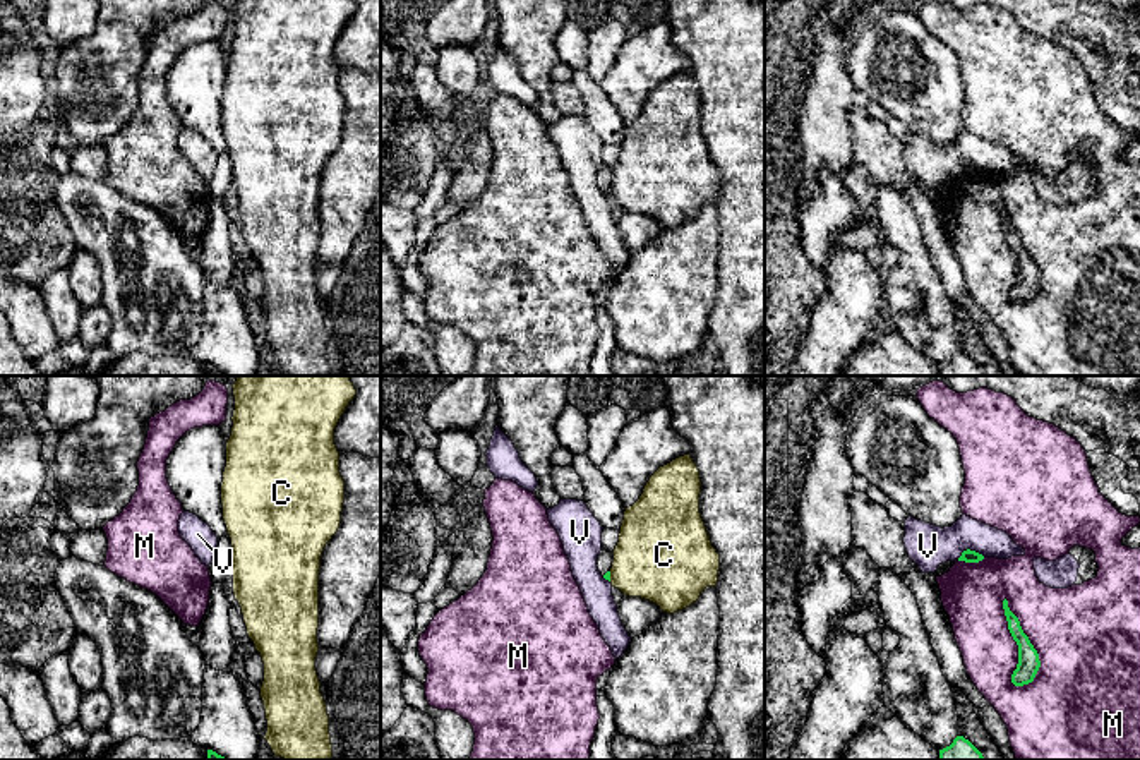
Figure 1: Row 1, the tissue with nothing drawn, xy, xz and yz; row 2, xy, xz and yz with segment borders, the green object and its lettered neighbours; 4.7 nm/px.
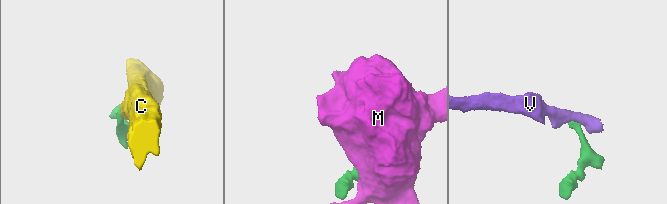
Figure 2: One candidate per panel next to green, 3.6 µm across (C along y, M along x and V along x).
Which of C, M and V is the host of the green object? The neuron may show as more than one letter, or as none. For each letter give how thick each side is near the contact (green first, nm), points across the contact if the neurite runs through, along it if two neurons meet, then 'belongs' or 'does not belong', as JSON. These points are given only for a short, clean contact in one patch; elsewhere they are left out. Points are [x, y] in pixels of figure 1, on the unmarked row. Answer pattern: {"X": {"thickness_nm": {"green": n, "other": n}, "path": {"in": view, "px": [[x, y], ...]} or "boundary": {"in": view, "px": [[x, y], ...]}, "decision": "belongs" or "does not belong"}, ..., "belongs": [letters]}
{"C": {"thickness_nm": {"green": 30, "other": 400}, "boundary": {"in": "xz", "px": [[609, 187], [611, 196]]}, "decision": "does not belong"}, "M": {"thickness_nm": {"green": 100, "other": 360}, "decision": "does not belong"}, "V": {"thickness_nm": {"green": 60, "other": 200}, "boundary": {"in": "yz", "px": [[984, 172], [966, 165], [957, 175]]}, "decision": "does not belong"}, "belongs": []}

